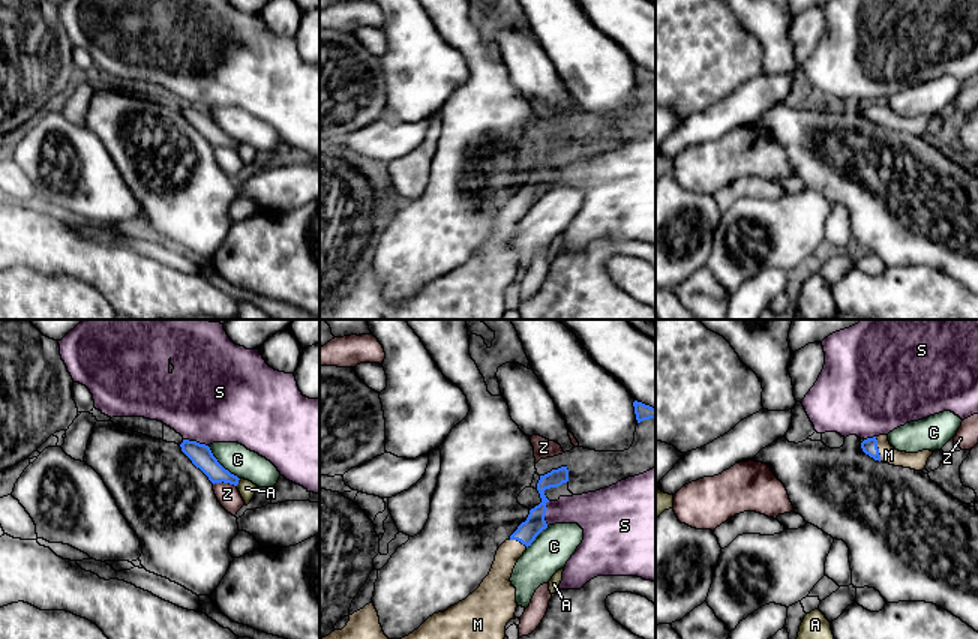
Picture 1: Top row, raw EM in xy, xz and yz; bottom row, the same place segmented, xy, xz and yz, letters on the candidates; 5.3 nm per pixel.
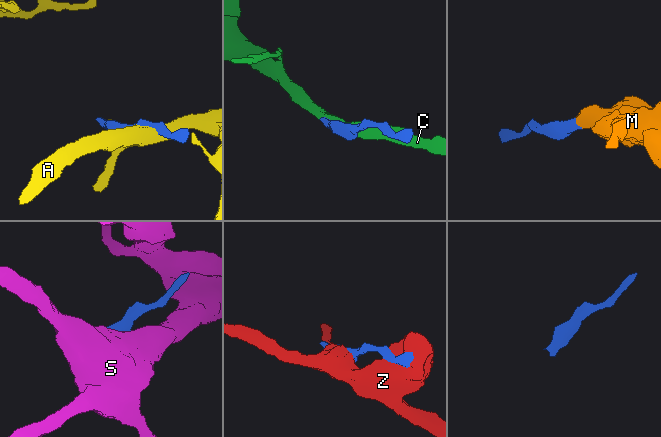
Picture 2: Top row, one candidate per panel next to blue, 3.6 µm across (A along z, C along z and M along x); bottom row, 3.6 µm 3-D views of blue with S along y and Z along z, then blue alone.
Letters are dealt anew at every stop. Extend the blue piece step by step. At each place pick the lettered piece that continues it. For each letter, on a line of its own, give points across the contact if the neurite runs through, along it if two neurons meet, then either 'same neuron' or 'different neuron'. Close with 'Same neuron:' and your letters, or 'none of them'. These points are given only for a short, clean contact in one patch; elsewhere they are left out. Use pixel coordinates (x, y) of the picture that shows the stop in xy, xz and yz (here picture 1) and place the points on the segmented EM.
A: different neuron
C: different neuron
M: across yz (869, 446), (878, 449), (888, 455) | same neuron
S: along xz (546, 501), (545, 522), (548, 525) | different neuron
Z: different neuron
Same neuron: M

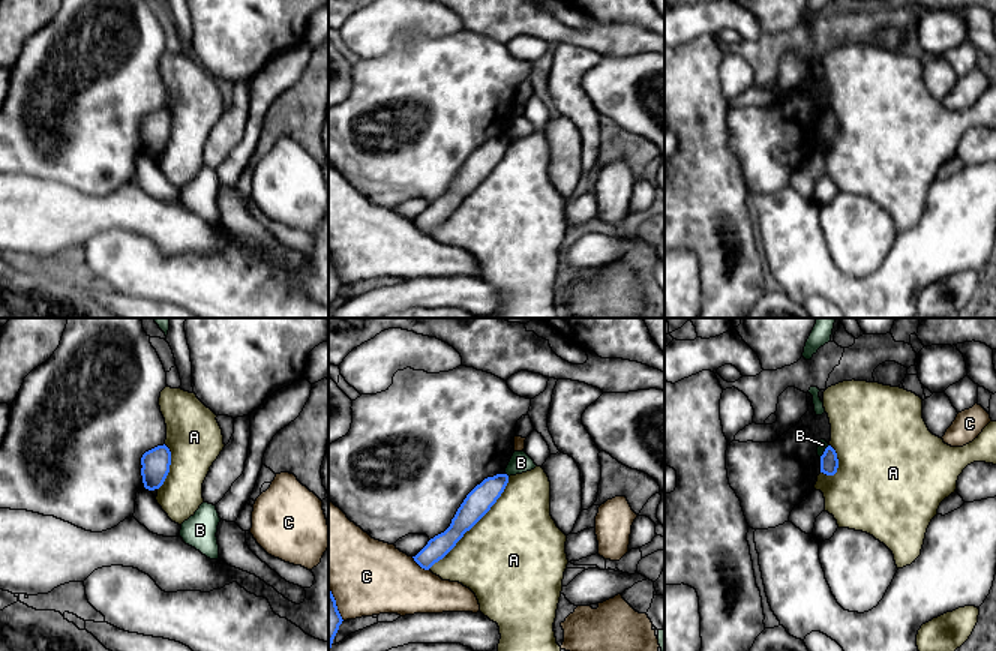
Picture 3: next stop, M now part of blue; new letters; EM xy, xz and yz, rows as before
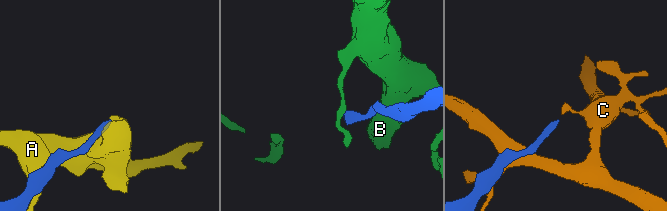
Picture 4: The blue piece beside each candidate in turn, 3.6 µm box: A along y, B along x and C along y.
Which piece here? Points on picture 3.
A: different neuron
B: along yz (828, 444), (819, 456) | different neuron
C: different neuron
Same neuron: none of them

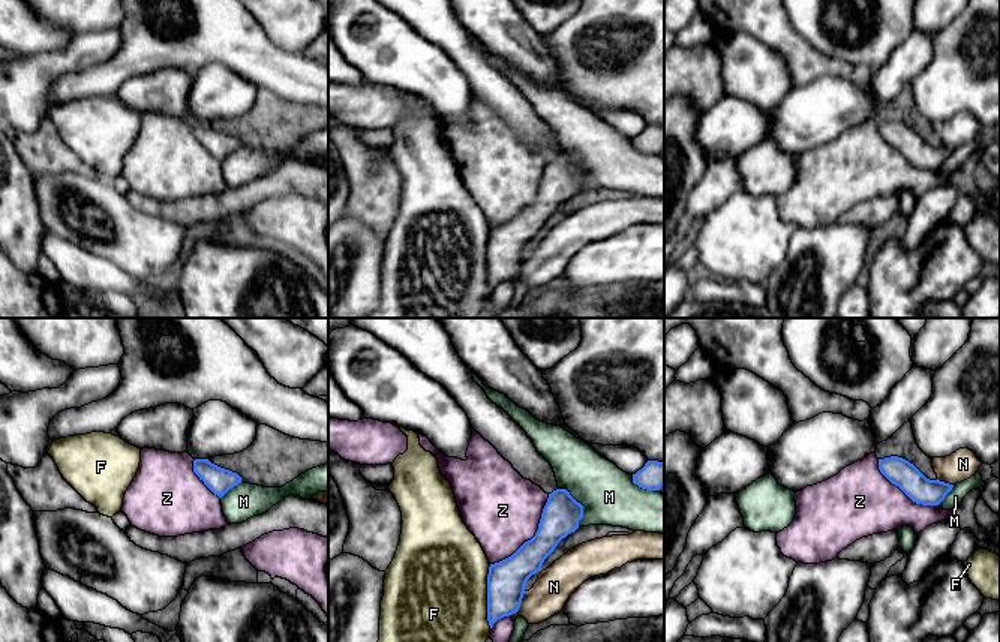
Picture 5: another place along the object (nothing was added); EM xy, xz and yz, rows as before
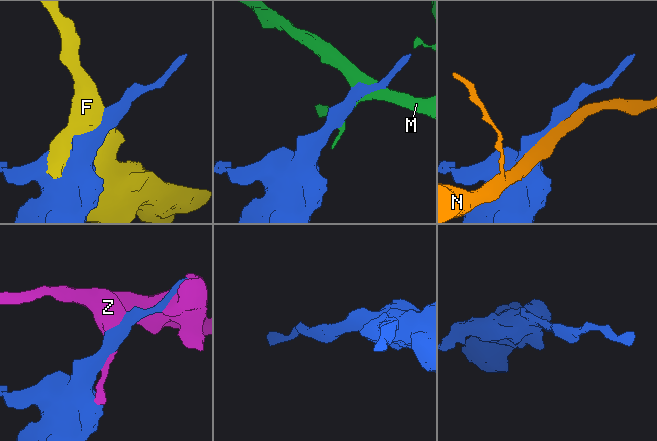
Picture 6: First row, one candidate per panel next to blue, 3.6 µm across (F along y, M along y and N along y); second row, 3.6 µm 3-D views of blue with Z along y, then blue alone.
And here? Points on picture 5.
F: different neuron
M: different neuron
N: different neuron
Z: different neuron
Same neuron: none of them

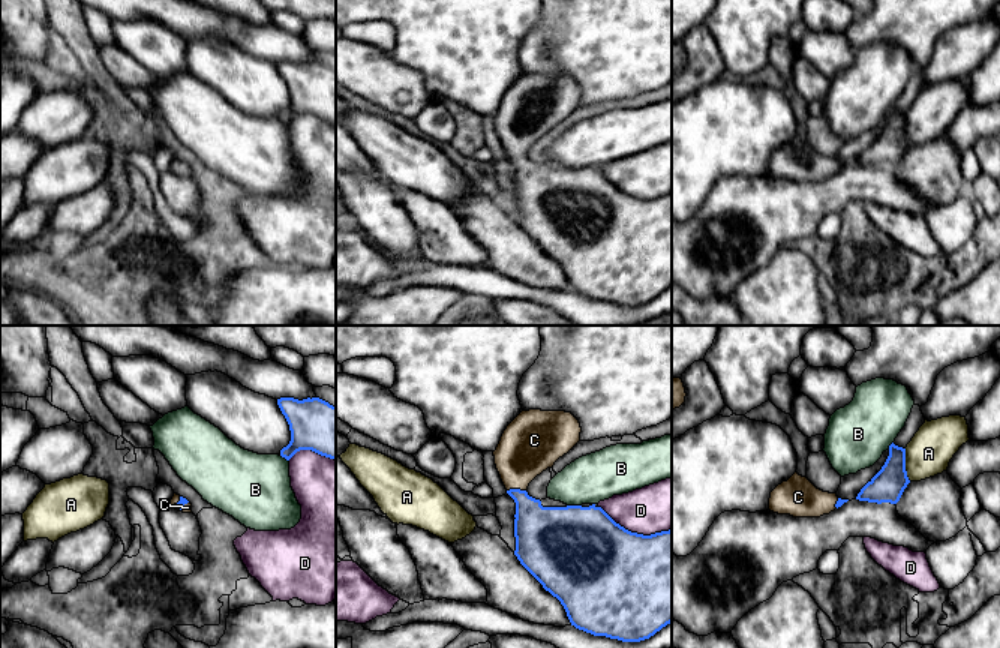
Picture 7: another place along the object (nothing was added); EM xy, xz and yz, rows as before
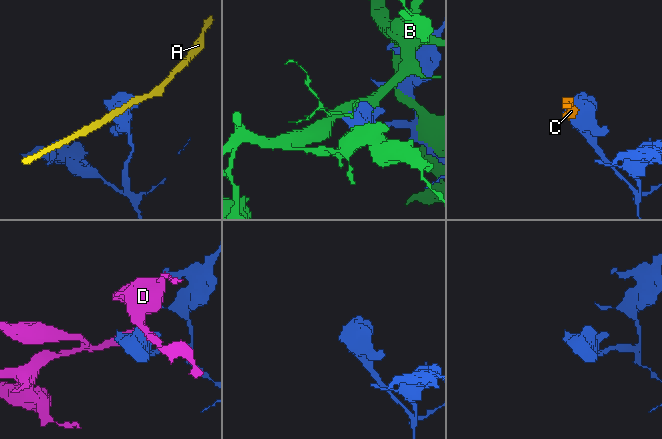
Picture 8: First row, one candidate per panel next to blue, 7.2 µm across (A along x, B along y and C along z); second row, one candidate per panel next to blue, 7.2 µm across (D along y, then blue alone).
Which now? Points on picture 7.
A: different neuron
B: different neuron
C: across xz (538, 530), (516, 489), (517, 462), (528, 446) | same neuron
D: different neuron
Same neuron: C

